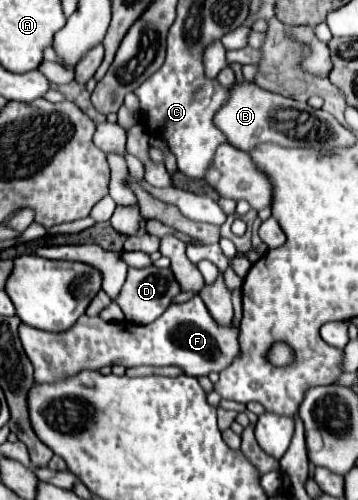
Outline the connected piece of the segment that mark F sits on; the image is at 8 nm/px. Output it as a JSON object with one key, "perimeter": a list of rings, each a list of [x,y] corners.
{"perimeter":[[[194,296],[192,300],[184,304],[170,306],[158,320],[152,324],[130,324],[130,322],[104,322],[102,318],[90,318],[80,316],[68,332],[44,332],[38,328],[32,328],[28,324],[20,324],[18,336],[22,342],[22,348],[26,356],[30,358],[34,366],[34,380],[36,382],[54,382],[66,376],[72,376],[80,370],[100,370],[102,366],[114,366],[122,364],[126,368],[132,366],[180,366],[186,370],[188,376],[208,376],[210,372],[222,372],[238,354],[238,328],[232,326],[218,326],[212,316],[208,314],[204,302],[200,296]]]}

